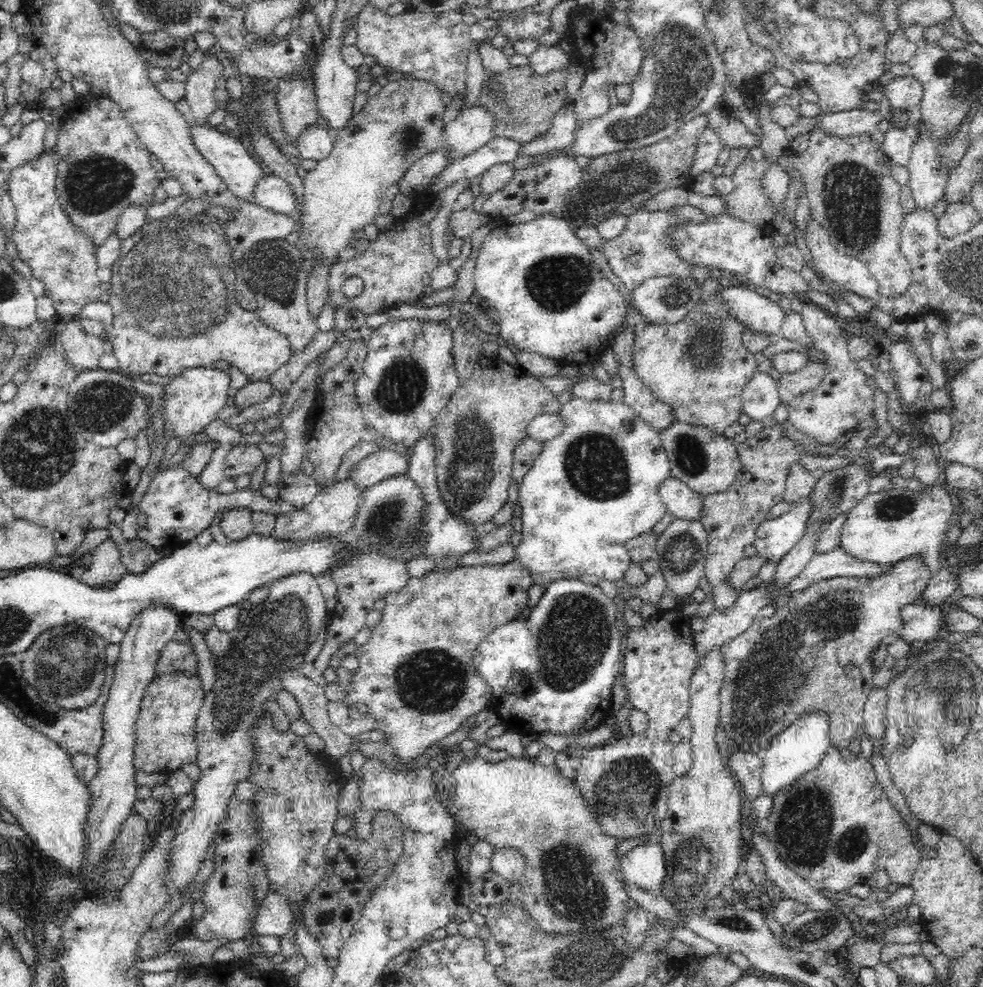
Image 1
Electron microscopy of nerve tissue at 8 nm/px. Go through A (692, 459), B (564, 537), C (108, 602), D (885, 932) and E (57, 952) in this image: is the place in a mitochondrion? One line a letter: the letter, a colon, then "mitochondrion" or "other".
A: mitochondrion
B: other
C: other
D: other
E: other

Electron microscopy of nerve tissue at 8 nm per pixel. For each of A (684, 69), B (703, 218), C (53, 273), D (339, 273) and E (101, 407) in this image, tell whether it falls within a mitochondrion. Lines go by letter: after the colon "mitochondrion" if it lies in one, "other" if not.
A: mitochondrion
B: other
C: other
D: other
E: mitochondrion

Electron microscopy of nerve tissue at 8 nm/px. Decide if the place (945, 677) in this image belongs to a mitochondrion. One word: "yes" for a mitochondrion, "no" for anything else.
yes

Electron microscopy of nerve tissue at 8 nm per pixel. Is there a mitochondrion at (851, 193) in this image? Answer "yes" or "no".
yes

